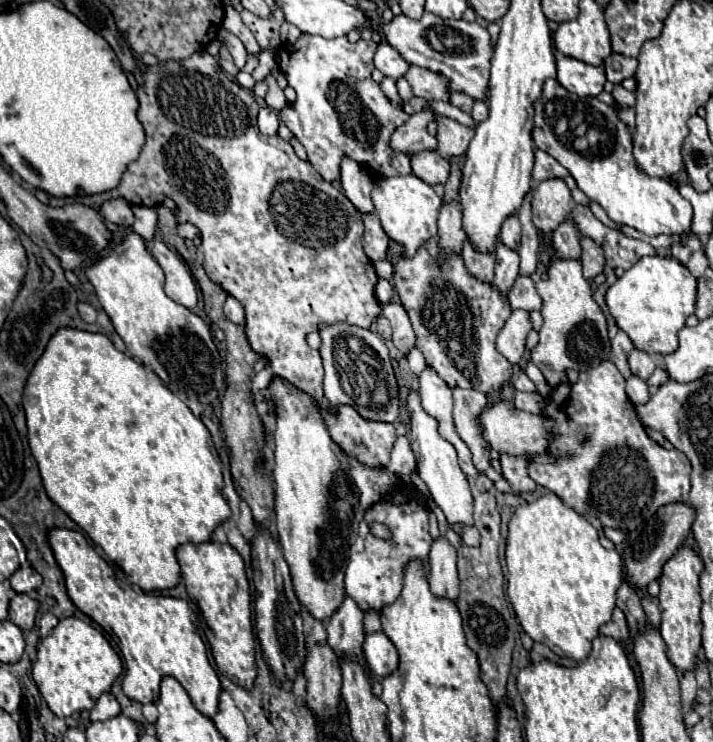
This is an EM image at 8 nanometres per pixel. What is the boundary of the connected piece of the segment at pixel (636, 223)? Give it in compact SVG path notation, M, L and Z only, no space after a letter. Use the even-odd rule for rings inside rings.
M547 79L543 87L541 99L535 103L535 129L533 129L533 141L539 149L553 155L577 181L577 187L595 203L599 203L605 213L621 225L635 227L637 231L655 237L655 235L667 235L667 237L687 237L693 235L691 231L691 203L685 201L679 195L679 187L673 181L665 179L651 179L643 171L637 169L633 153L631 153L631 133L623 121L617 119L615 111L601 103L597 97L579 97L575 93L569 93L559 85L557 79Z

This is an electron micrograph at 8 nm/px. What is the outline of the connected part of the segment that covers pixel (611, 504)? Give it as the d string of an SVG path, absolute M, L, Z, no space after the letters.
M603 361L599 367L579 373L577 383L561 383L551 389L543 417L555 421L555 429L549 433L549 453L555 457L555 463L531 463L529 477L539 485L555 493L567 507L579 511L581 515L597 517L605 527L613 529L631 529L637 527L641 511L655 511L667 503L687 503L689 501L689 459L673 449L667 451L659 443L647 437L645 427L635 411L635 405L625 393L625 379L611 361Z

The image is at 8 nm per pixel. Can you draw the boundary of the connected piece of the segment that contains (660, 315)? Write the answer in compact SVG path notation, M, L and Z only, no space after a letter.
M641 257L629 267L615 285L609 287L605 301L615 317L617 325L631 337L637 349L653 353L673 353L677 349L677 333L685 325L685 319L695 313L697 279L689 269L669 257Z

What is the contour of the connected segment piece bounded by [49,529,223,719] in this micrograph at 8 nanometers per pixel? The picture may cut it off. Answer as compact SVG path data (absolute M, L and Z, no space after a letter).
M53 529L49 533L49 543L59 567L65 573L71 601L111 635L125 657L127 671L123 677L123 693L141 705L155 703L161 679L171 675L189 693L193 705L205 717L213 719L219 709L219 693L223 689L215 669L209 665L207 647L197 631L197 615L191 611L187 601L149 595L143 591L135 593L119 577L107 575L107 563L77 531Z

